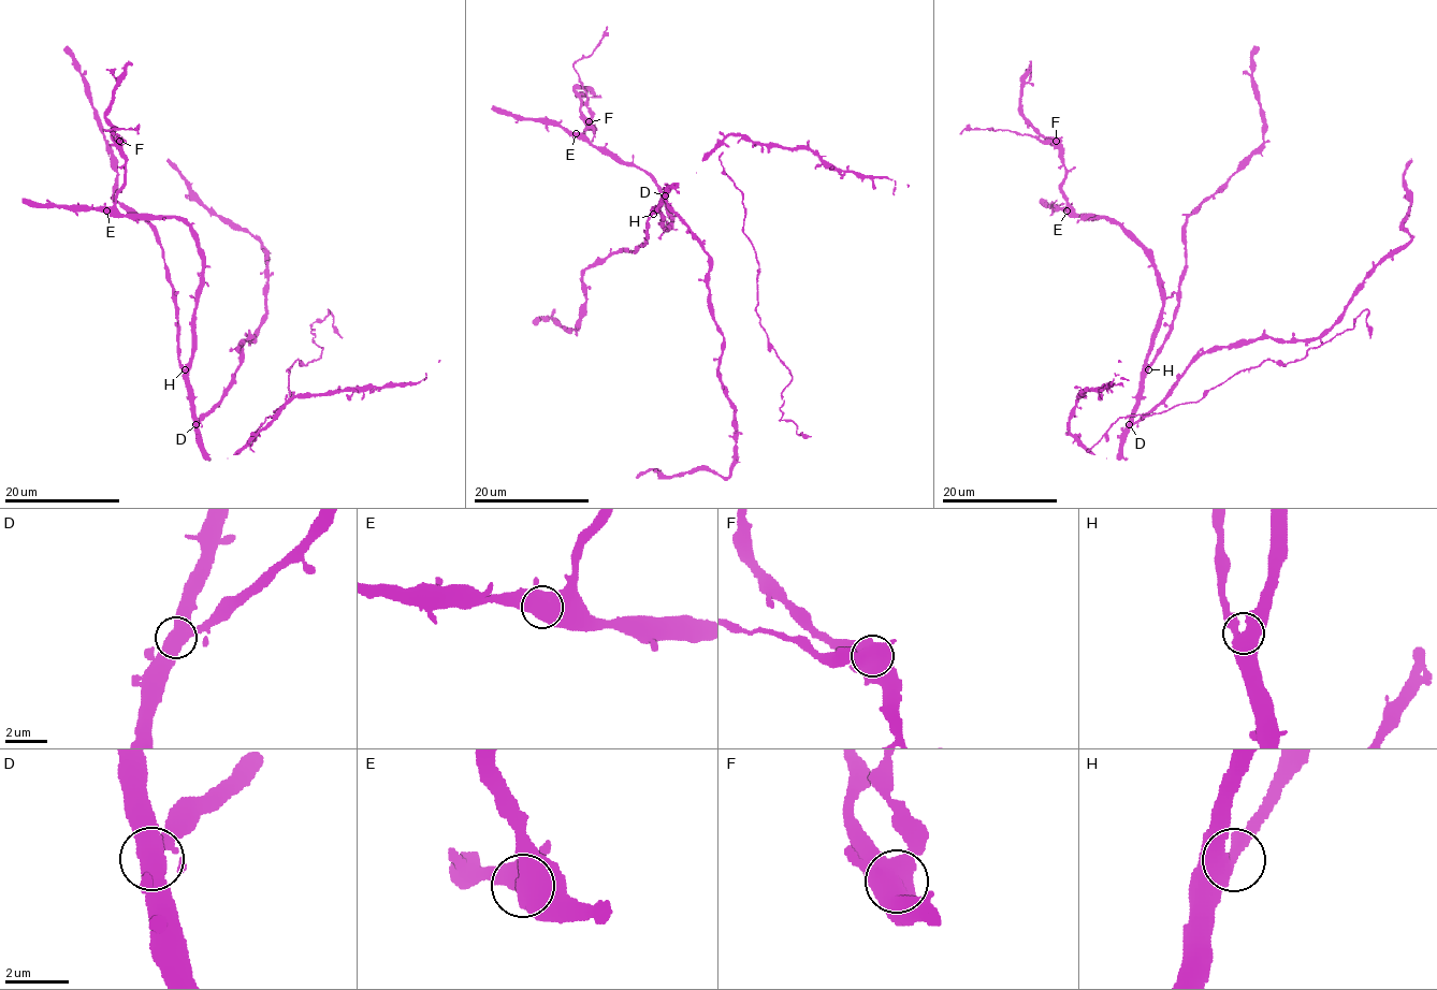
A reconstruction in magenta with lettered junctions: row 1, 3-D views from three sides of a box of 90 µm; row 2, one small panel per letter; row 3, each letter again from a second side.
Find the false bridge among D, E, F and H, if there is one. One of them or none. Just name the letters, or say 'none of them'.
F

